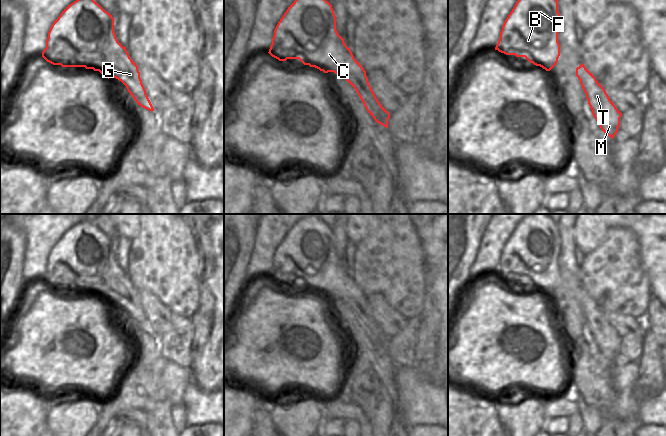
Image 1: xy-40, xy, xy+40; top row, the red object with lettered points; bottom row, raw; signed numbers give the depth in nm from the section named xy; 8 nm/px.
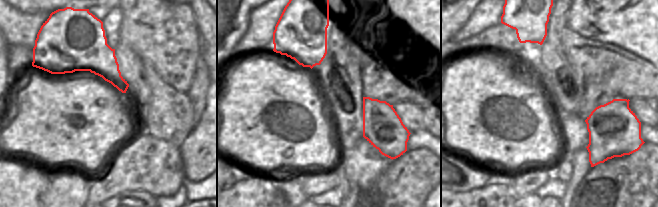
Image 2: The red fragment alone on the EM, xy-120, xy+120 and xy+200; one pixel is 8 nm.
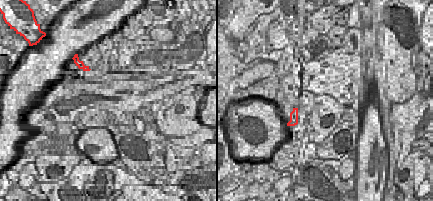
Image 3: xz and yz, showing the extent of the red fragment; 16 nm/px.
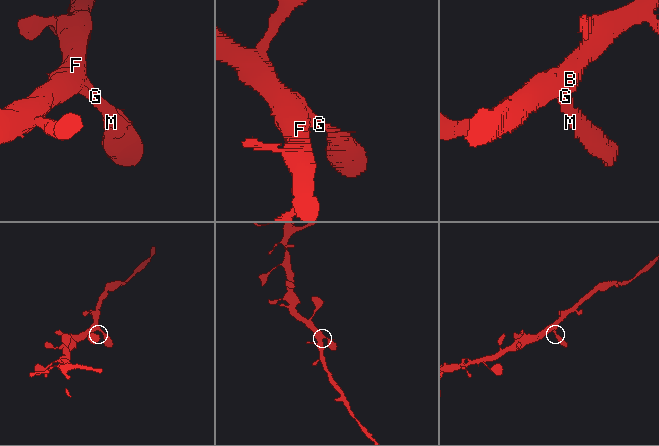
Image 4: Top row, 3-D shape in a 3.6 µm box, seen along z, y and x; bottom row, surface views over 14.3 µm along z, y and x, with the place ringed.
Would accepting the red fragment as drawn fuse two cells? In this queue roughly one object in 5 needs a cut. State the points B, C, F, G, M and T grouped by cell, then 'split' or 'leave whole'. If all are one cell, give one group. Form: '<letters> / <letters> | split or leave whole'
B C F G M T | leave whole

